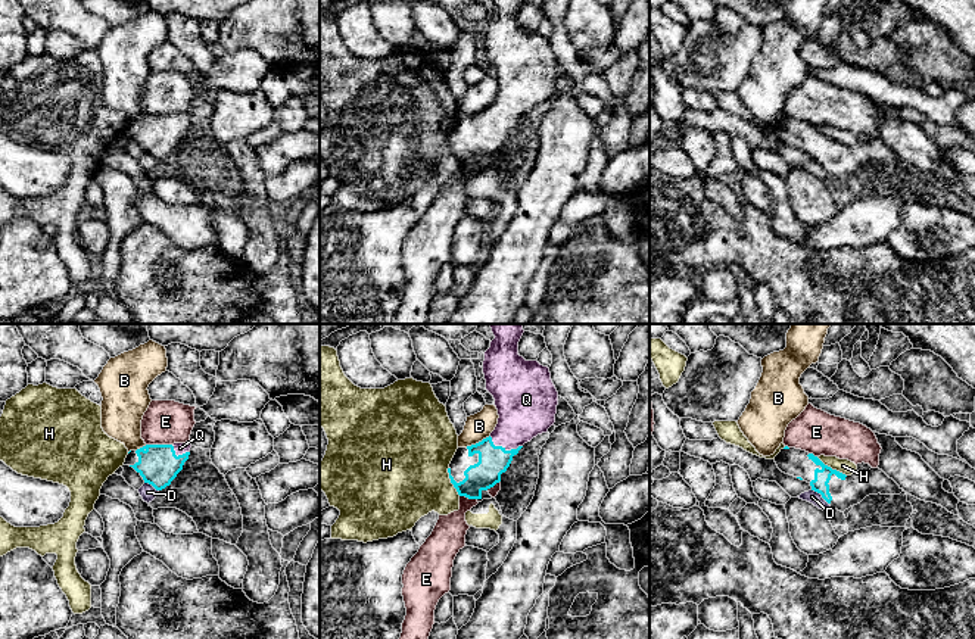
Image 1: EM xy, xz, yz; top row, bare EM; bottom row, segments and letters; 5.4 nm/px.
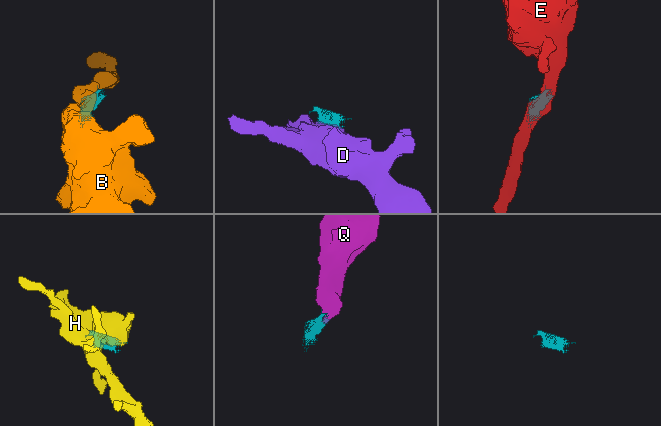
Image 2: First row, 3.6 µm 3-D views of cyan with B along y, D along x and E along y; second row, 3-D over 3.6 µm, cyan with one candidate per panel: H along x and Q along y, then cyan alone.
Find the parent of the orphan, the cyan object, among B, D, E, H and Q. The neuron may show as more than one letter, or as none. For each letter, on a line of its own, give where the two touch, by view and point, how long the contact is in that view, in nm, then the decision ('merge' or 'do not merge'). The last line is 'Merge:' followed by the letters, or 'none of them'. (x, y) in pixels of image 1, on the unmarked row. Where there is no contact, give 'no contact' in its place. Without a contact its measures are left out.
B: xz (479, 112) | 150 nm | do not merge
D: yz (821, 164) | 130 nm | do not merge
E: xy (159, 115) | 140 nm | do not merge
H: yz (829, 137) | 200 nm | do not merge
Q: xz (504, 118) | 190 nm | merge
Merge: Q

